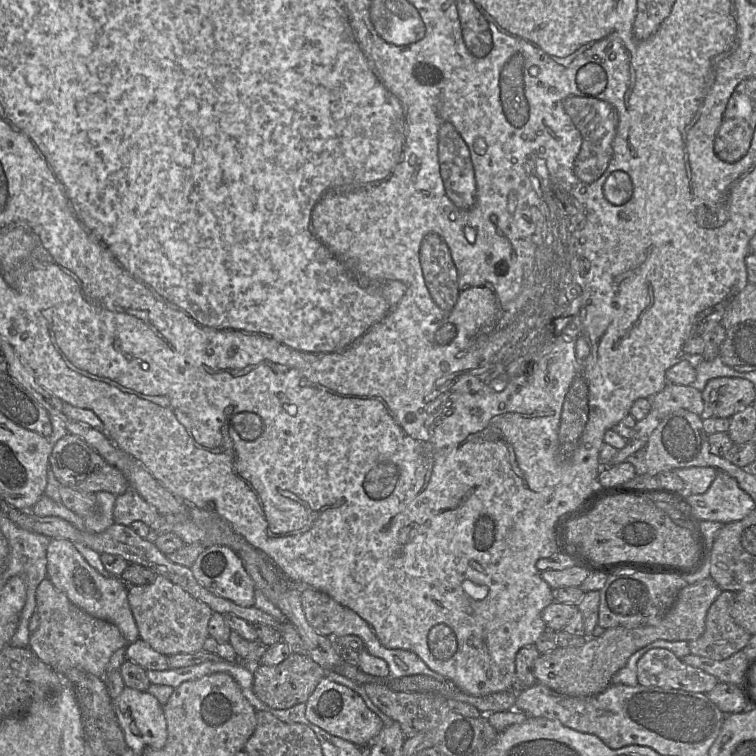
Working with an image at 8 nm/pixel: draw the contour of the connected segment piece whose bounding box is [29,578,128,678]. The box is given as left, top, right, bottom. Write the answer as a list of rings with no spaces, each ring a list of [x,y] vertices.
[[[47,578],[36,589],[36,612],[40,624],[30,635],[29,648],[57,674],[65,676],[67,670],[77,668],[103,678],[113,653],[128,645],[117,626],[74,605]]]

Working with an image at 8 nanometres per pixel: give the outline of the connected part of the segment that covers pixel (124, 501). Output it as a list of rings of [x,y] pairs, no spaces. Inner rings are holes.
[[[132,488],[125,493],[118,495],[115,501],[113,519],[115,523],[129,526],[134,521],[141,521],[151,527],[152,538],[158,530],[160,514],[157,509],[146,502]]]

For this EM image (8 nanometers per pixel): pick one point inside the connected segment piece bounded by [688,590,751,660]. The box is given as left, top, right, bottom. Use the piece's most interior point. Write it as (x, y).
(722, 637)

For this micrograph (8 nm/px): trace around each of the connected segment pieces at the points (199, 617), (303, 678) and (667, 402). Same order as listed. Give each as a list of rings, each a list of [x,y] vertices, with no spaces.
[[[157,575],[152,584],[129,586],[128,601],[140,638],[155,651],[171,656],[196,653],[203,649],[203,644],[209,637],[208,623],[214,612],[179,585]]]
[[[291,653],[283,662],[274,665],[256,665],[253,669],[253,692],[266,705],[274,709],[288,709],[306,703],[327,672],[308,655]]]
[[[668,383],[651,398],[651,411],[659,416],[660,421],[677,410],[687,410],[701,416],[703,409],[701,391],[691,385]]]

